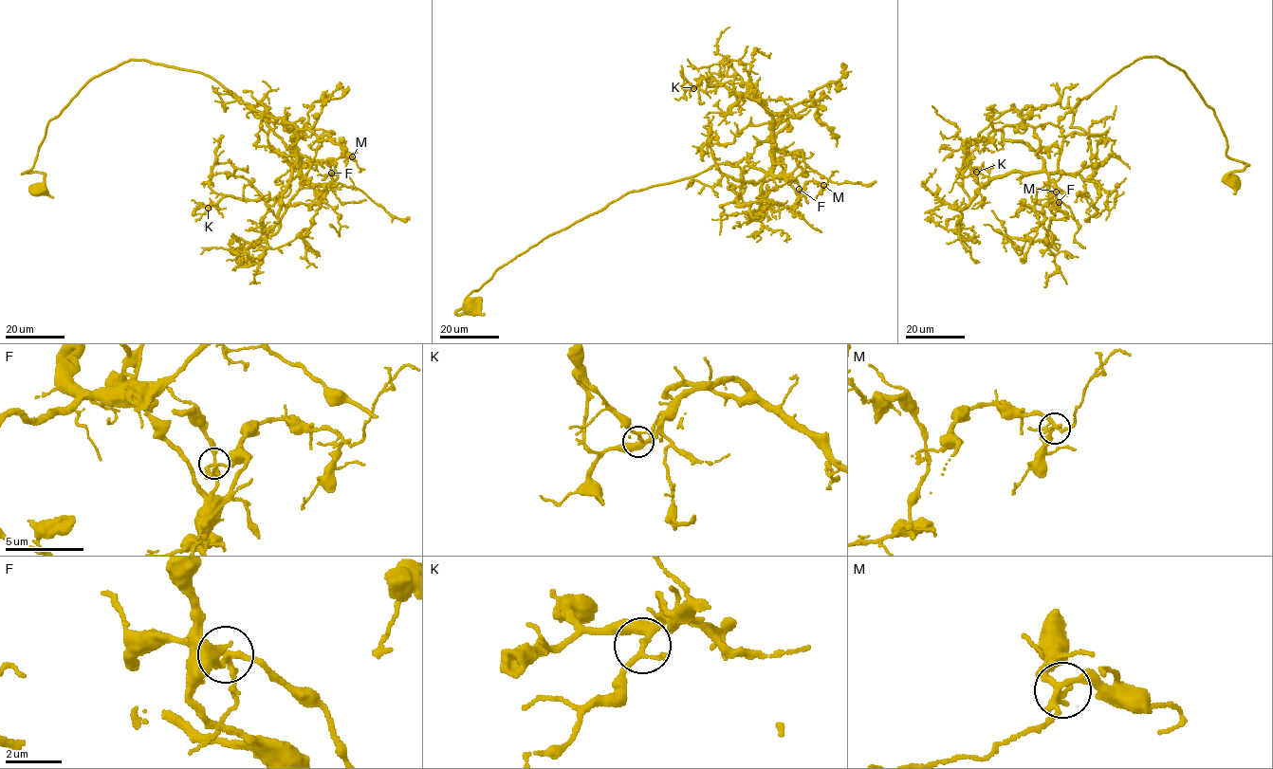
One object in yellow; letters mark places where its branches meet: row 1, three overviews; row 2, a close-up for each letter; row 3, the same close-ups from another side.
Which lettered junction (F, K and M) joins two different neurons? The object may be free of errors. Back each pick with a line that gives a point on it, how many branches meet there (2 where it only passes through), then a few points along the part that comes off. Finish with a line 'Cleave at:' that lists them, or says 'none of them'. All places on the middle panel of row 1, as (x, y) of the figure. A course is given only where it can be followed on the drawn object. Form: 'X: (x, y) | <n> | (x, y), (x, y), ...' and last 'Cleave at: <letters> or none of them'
F: (799, 189) | 4 | (800, 189), (794, 216), (799, 215), (821, 232)
Cleave at: F

